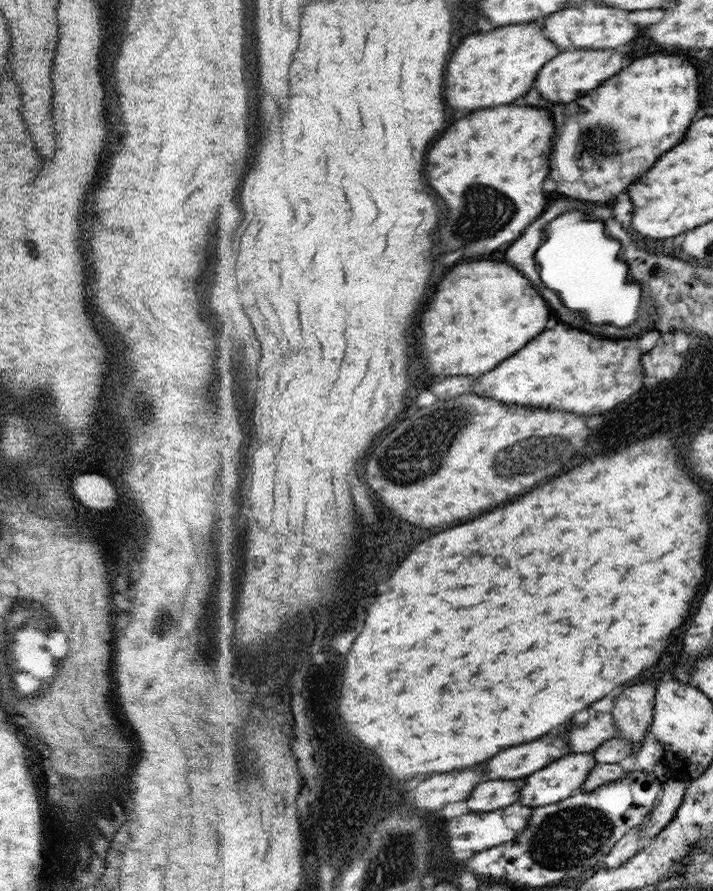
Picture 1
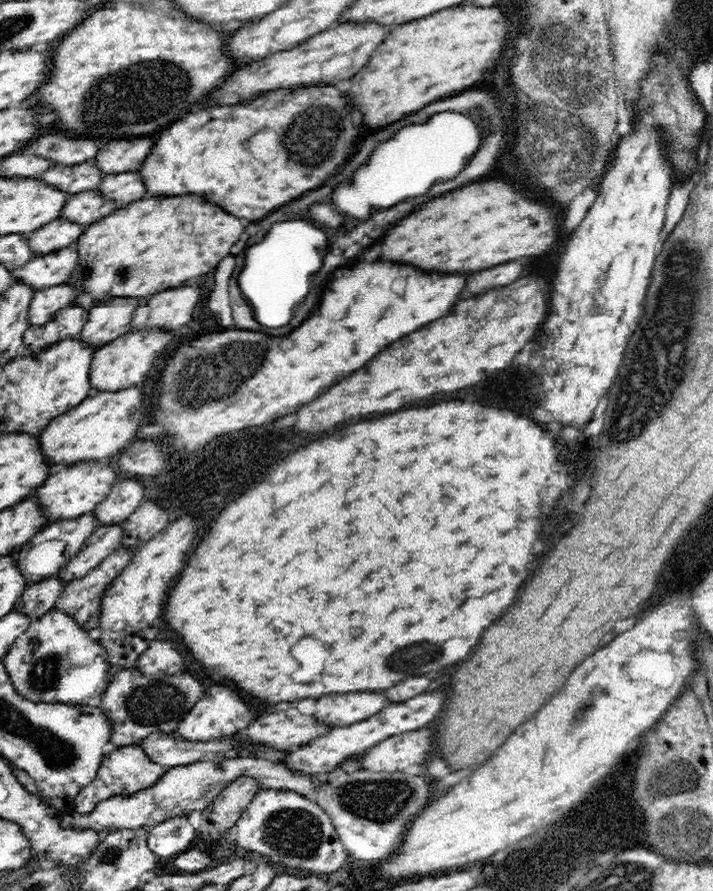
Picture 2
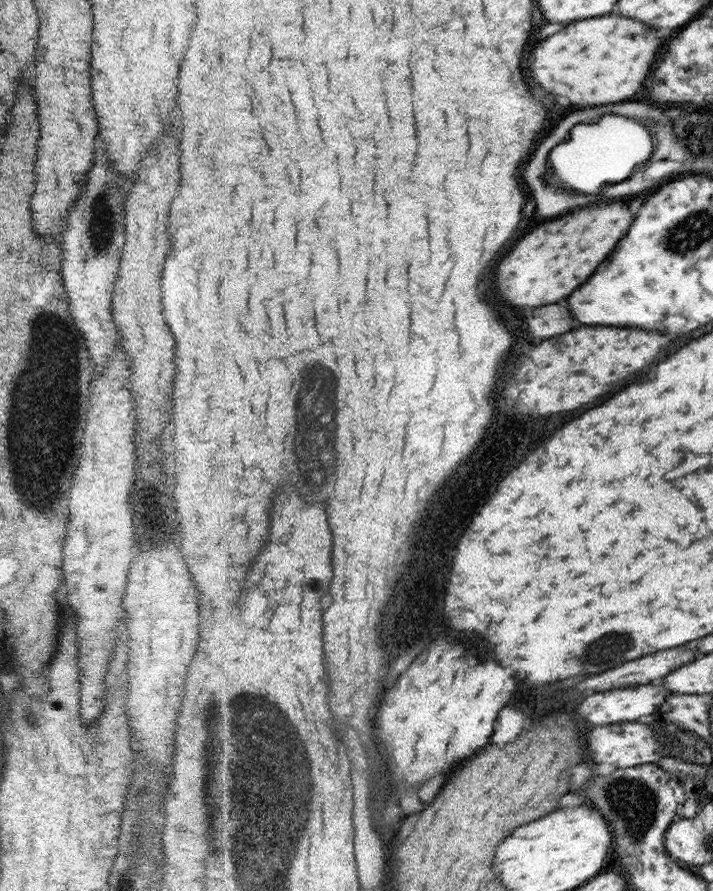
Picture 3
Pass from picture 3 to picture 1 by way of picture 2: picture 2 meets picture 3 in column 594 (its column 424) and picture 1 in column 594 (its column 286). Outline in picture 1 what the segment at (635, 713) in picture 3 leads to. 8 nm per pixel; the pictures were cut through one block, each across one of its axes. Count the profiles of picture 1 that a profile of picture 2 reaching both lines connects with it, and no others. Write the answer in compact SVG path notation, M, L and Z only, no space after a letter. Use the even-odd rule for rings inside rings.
M568 753L566 756L555 760L554 763L548 764L547 767L533 772L531 776L523 780L520 788L521 798L518 803L535 810L537 807L566 800L583 787L596 763L597 758L594 753Z

